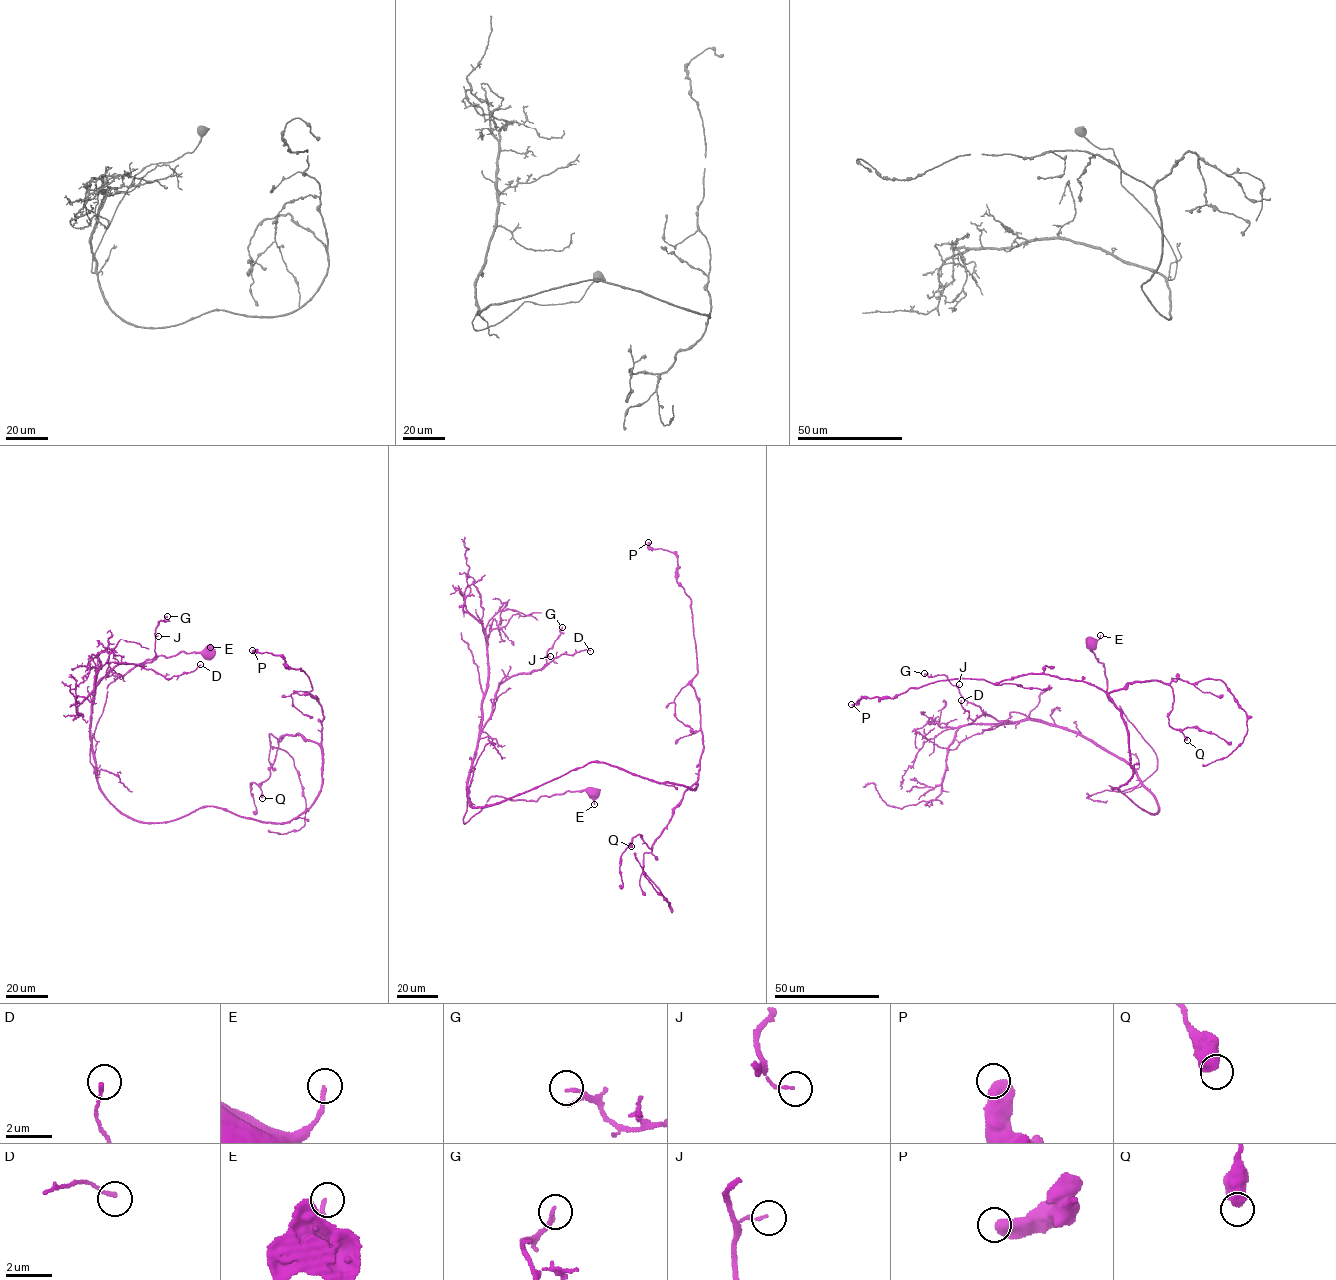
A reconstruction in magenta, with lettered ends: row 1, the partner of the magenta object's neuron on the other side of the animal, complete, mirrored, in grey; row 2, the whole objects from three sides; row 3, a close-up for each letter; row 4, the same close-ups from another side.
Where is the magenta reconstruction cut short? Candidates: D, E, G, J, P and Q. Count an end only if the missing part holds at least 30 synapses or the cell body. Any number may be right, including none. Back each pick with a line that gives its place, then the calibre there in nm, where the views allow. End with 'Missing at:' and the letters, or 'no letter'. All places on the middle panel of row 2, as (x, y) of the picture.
Missing at: no letter

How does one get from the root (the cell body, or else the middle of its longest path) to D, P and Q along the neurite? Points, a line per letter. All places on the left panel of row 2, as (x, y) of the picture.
D: (208, 651), (146, 659), (110, 682), (91, 741), (93, 769), (98, 680), (125, 663), (168, 678), (200, 664)
P: (208, 651), (107, 688), (90, 763), (123, 814), (309, 807), (322, 708), (303, 670), (252, 650)
Q: (208, 651), (110, 682), (97, 784), (144, 822), (284, 823), (321, 748), (280, 738), (262, 798)

